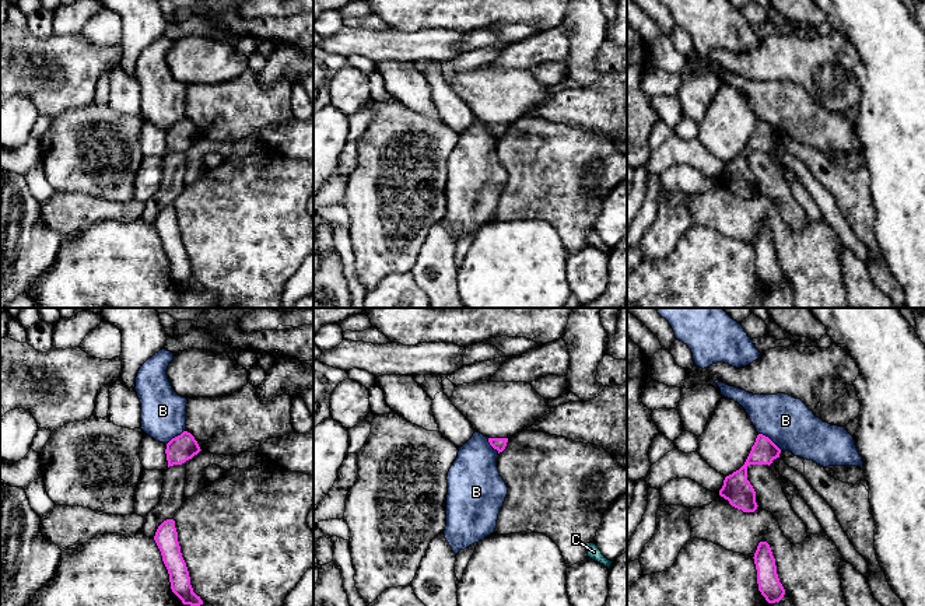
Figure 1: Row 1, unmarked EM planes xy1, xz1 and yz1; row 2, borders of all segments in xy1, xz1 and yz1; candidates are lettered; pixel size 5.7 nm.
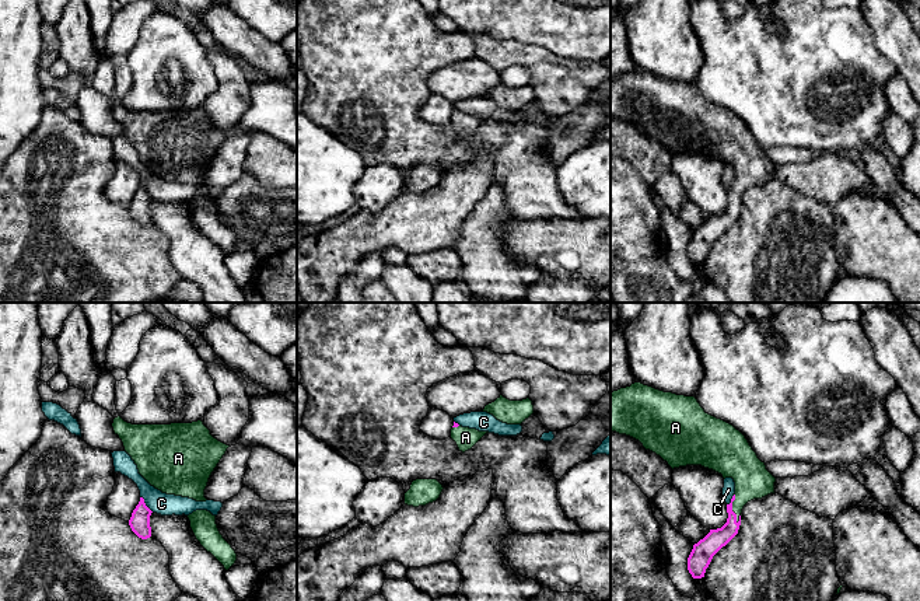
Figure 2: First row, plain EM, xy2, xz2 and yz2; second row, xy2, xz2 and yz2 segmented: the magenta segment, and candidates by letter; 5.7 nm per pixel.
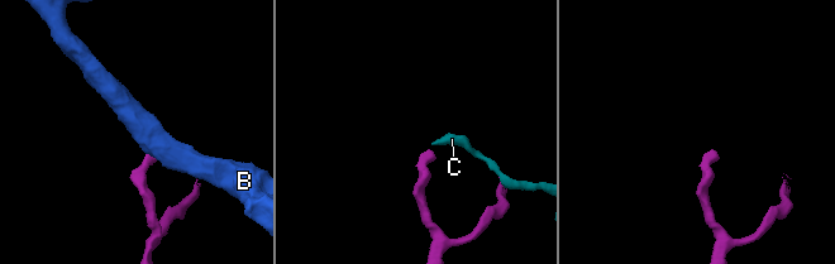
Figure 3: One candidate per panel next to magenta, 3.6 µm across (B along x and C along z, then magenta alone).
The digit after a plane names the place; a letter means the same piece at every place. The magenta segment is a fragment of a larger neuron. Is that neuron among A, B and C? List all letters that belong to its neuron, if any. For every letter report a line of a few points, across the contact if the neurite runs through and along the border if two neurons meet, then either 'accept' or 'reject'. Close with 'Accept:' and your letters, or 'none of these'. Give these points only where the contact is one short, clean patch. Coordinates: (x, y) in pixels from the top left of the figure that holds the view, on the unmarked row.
A: line yz2 (717, 224), (731, 210), (731, 195), (752, 167); accept
B: line yz1 (759, 119), (768, 123), (781, 136); reject
C: line xy2 (140, 182), (153, 198); reject
Accept: A

